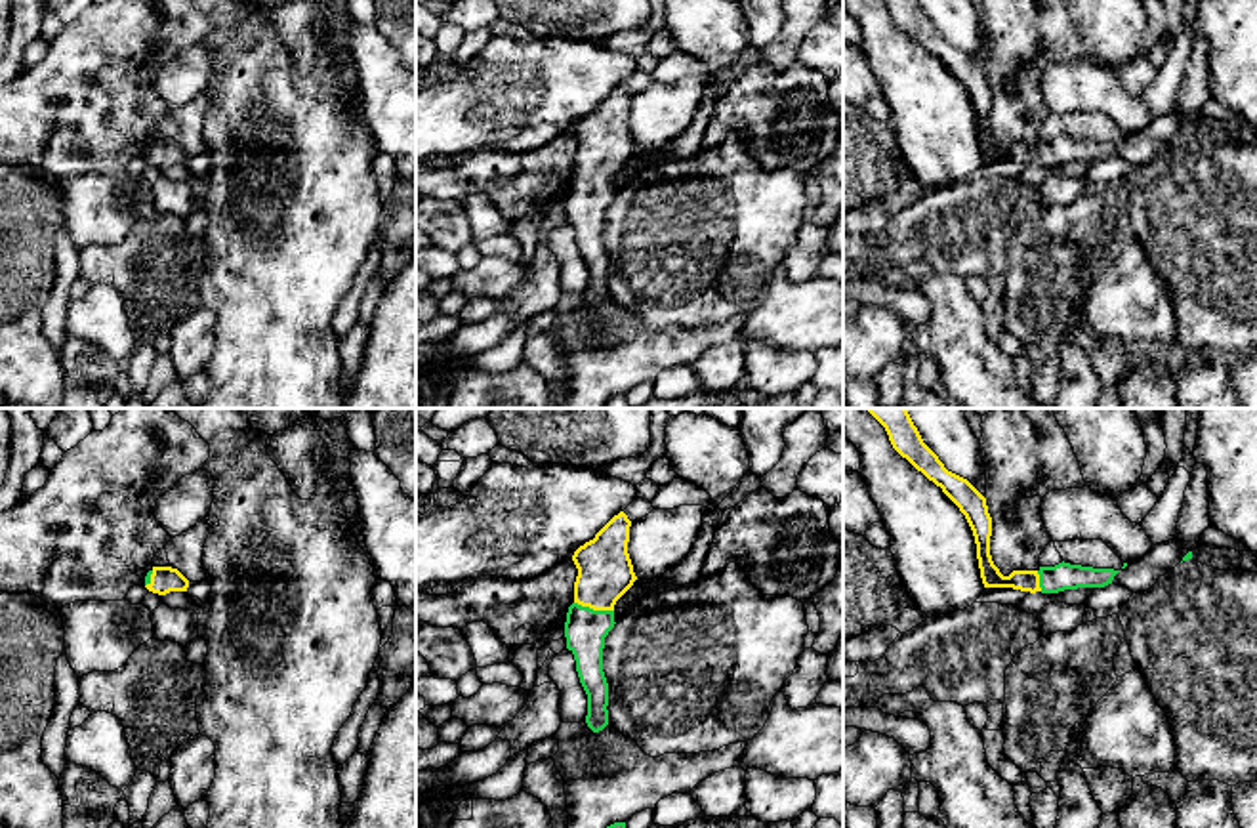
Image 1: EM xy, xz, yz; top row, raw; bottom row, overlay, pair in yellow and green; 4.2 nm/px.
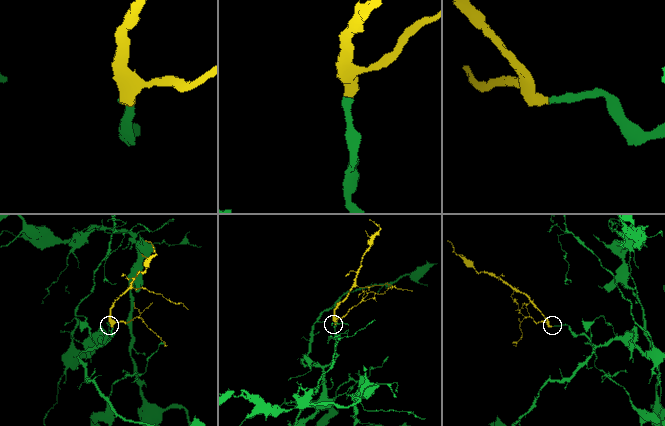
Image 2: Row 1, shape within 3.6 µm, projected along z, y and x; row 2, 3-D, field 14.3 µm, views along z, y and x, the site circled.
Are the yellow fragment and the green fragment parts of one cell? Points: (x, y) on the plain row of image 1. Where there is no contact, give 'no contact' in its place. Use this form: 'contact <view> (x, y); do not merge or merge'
contact xz (594, 182); merge

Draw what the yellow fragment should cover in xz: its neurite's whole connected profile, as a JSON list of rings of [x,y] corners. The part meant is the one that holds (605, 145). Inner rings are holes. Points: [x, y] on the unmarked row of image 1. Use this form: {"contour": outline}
{"contour": [[[620,84],[572,128],[578,149],[574,176],[567,185],[565,210],[587,267],[586,296],[593,305],[608,298],[608,256],[603,244],[605,210],[616,197],[616,174],[637,153],[628,126],[629,99],[631,93]]]}

